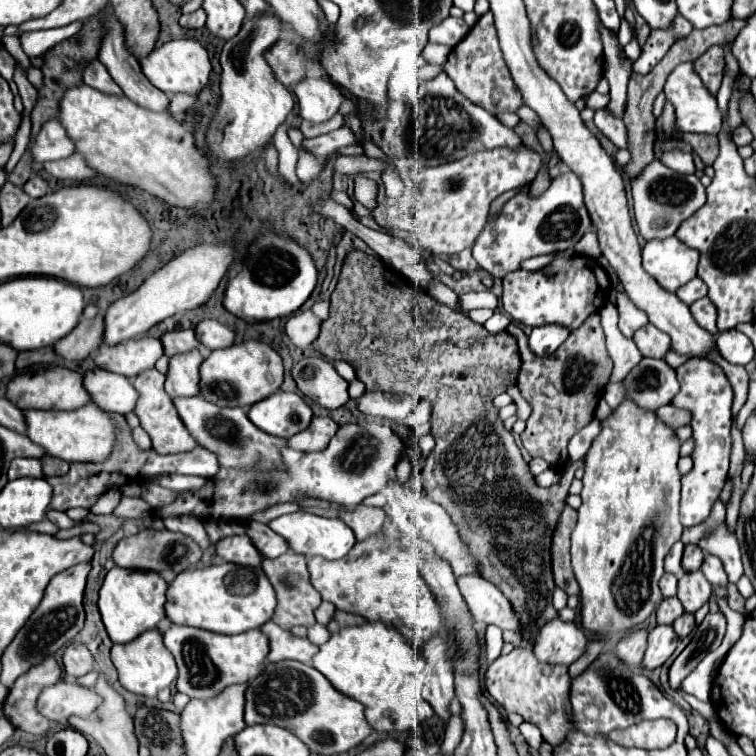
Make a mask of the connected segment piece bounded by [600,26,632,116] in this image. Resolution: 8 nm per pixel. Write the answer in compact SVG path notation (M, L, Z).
M604 26L602 30L602 40L604 40L604 60L606 60L606 72L604 76L610 82L610 104L606 106L612 114L622 116L622 110L626 106L626 84L630 78L630 60L622 62L620 60L620 48L618 48L618 38L612 36L612 32Z

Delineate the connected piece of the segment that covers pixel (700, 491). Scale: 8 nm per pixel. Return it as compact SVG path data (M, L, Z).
M692 358L686 364L682 364L676 372L682 390L672 400L672 404L692 412L690 426L694 430L694 440L696 440L696 448L692 452L694 468L682 476L682 500L680 500L680 522L684 528L690 528L704 522L710 516L712 504L718 498L718 490L722 490L722 482L726 482L728 476L730 450L732 450L730 420L732 420L734 392L722 368L710 360Z

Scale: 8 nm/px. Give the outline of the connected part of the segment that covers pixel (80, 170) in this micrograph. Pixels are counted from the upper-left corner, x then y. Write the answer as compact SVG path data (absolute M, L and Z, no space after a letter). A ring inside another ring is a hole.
M78 152L68 156L68 158L56 160L56 162L46 162L44 168L48 174L52 174L58 180L84 182L84 180L92 180L96 176L96 172L86 164L82 154L78 154Z

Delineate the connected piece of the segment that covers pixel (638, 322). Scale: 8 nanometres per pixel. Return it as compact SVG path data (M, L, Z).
M622 292L616 294L616 306L620 312L620 332L624 336L632 338L638 328L648 324L648 316L642 310L638 310L626 294L622 294Z

